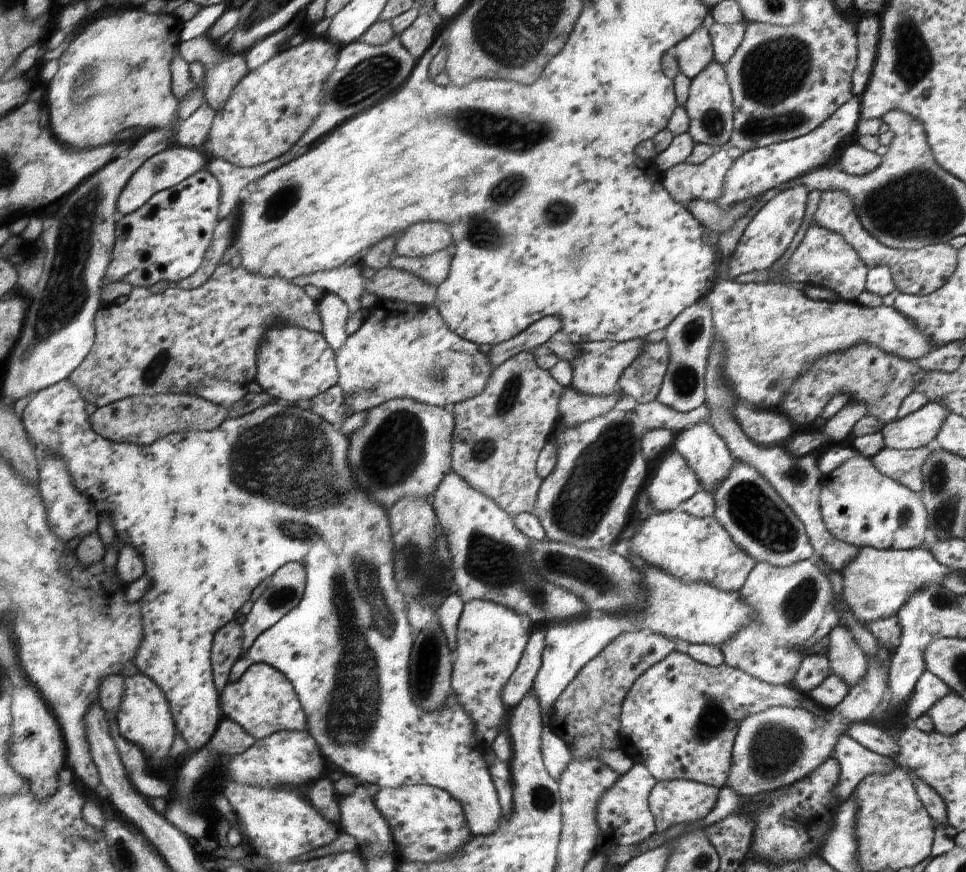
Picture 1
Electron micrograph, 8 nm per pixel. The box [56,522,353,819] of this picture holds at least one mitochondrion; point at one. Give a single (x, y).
(276, 598)

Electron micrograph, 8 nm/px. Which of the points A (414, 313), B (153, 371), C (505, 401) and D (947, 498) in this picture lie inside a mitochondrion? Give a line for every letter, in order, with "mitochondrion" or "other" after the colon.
A: other
B: mitochondrion
C: mitochondrion
D: mitochondrion

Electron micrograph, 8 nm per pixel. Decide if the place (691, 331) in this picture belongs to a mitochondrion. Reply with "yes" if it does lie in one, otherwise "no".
yes

